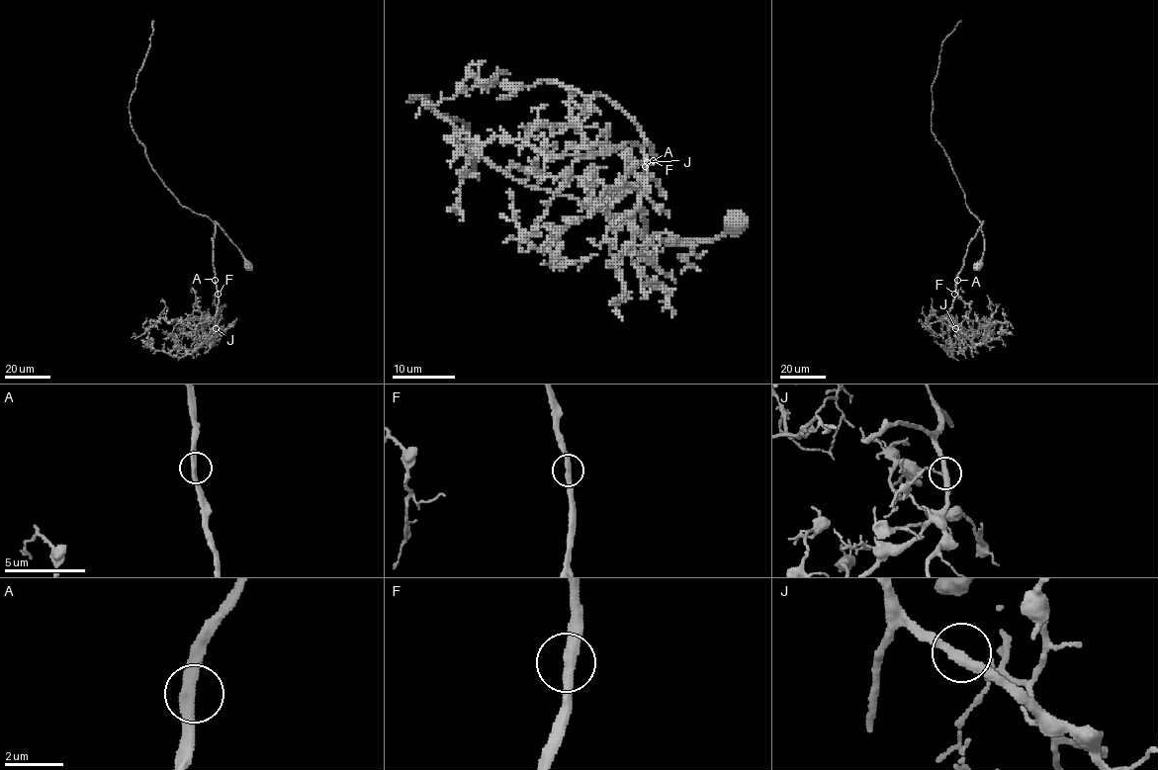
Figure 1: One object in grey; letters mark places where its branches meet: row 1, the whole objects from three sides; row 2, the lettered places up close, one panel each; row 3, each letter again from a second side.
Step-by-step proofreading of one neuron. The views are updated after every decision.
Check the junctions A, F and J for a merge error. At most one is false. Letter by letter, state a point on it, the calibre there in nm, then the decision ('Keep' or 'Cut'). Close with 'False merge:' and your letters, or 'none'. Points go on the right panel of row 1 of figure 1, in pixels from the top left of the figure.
A: Place: (957, 280). Thickness 320 nm. Keep
F: Place: (954, 294). Thickness 320 nm. Keep
J: Place: (955, 328). Thickness 320 nm. Keep
False merge: none

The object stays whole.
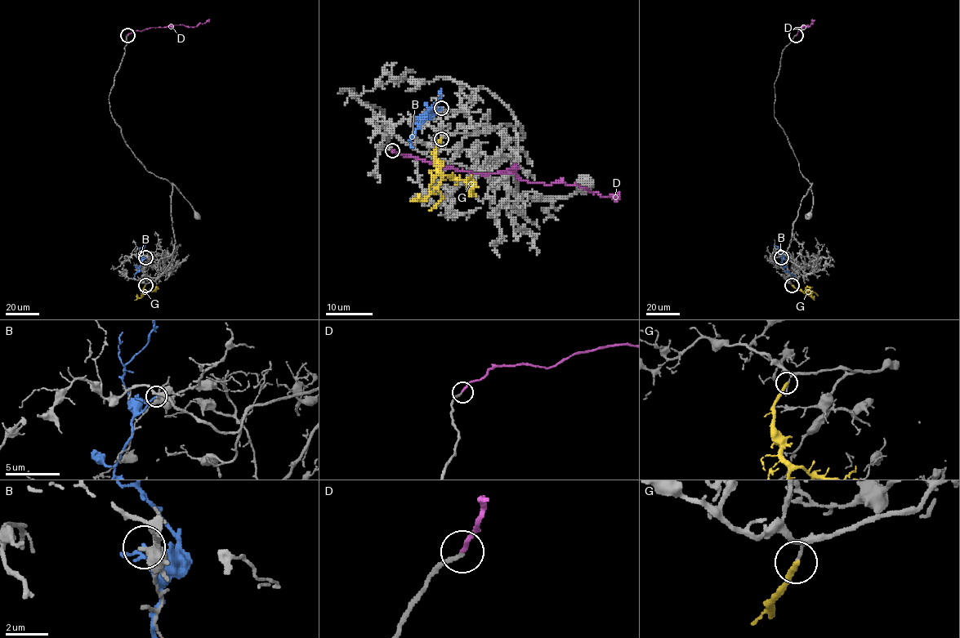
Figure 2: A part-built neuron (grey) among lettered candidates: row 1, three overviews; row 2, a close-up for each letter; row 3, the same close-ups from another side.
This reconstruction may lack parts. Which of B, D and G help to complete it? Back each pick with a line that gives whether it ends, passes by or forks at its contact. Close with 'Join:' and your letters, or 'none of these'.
D: It ends there
Join: D

